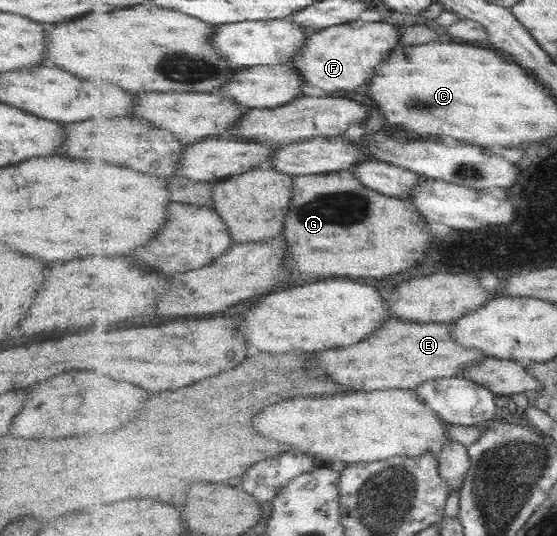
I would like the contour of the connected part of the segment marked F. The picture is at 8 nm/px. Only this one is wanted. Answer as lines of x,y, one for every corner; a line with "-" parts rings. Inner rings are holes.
355,20
349,24
341,24
332,28
311,31
306,45
297,52
295,68
297,75
305,84
317,86
327,94
347,94
359,85
367,85
375,69
388,58
391,51
398,47
402,36
401,29
389,22
367,22

